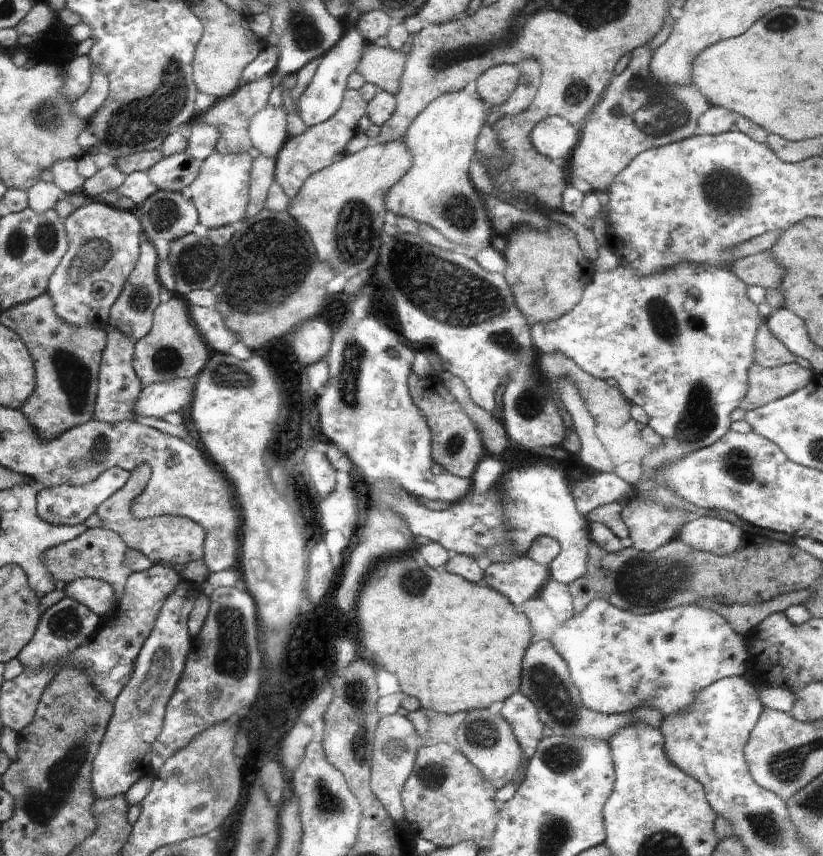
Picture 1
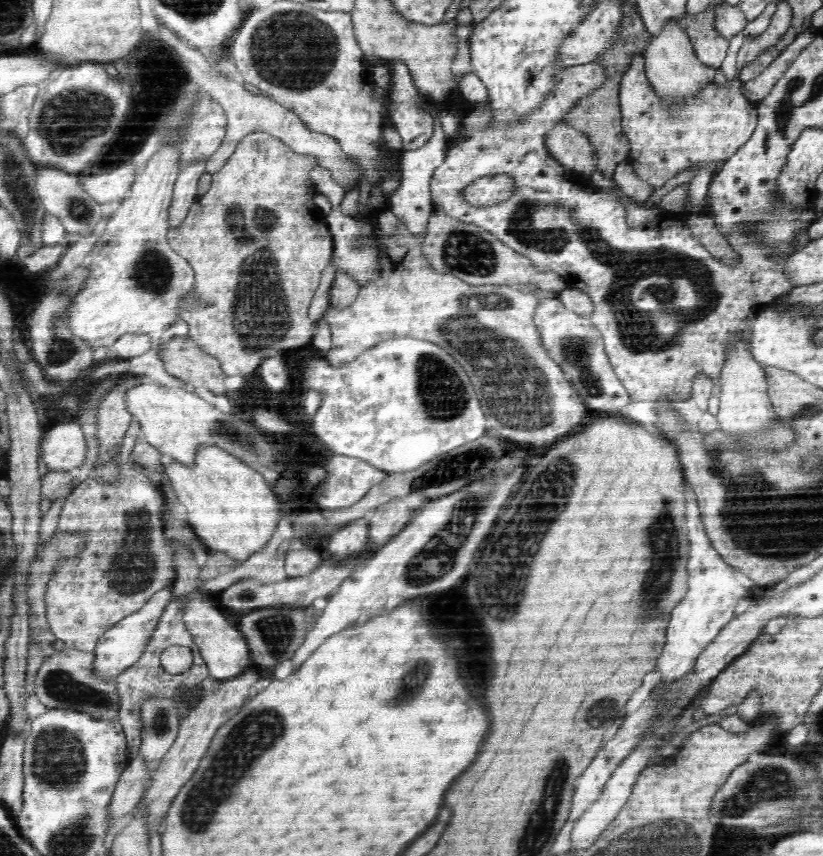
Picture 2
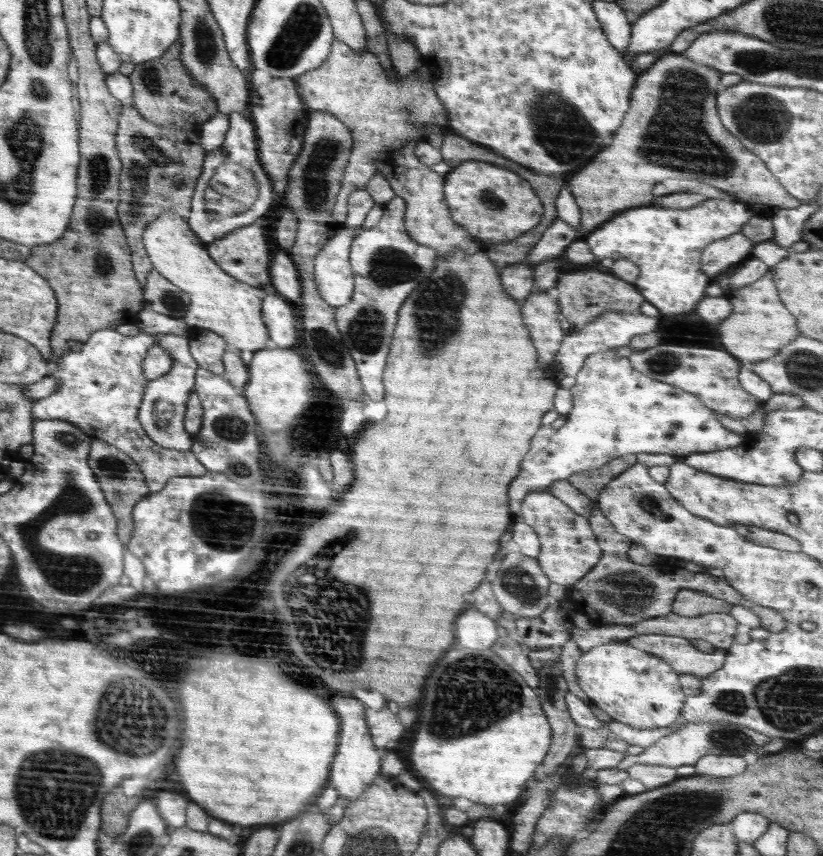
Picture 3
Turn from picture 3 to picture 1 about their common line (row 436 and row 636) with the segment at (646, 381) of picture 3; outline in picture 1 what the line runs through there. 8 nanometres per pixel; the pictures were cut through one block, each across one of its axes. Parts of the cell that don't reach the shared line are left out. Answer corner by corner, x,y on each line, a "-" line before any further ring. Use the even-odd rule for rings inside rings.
596,598
592,599
590,604
588,604
586,609
582,610
580,614
573,615
572,618
568,618
566,622
562,622
560,626
557,626
554,634
552,634
551,642
558,654
560,654
566,662
570,672
570,678
572,678
574,686
576,686
578,692
580,692
582,705
586,706
588,710
609,716
624,714
624,712
634,710
634,708
638,708
638,706
642,706
642,704
648,704
648,706
652,706
652,708
658,708
658,712
662,712
662,718
668,718
668,716
674,716
674,714
686,714
686,712
690,712
692,706
694,706
694,702
696,702
698,692
704,690
706,686
710,686
710,684
714,684
714,682
722,678
747,675
749,655
746,648
746,640
744,636
738,635
733,628
734,623
724,618
722,613
714,606
709,607
709,605
692,604
692,606
676,606
676,608
660,610
660,612
656,613
634,614
634,612
616,608
616,606
612,606
612,604
606,600

